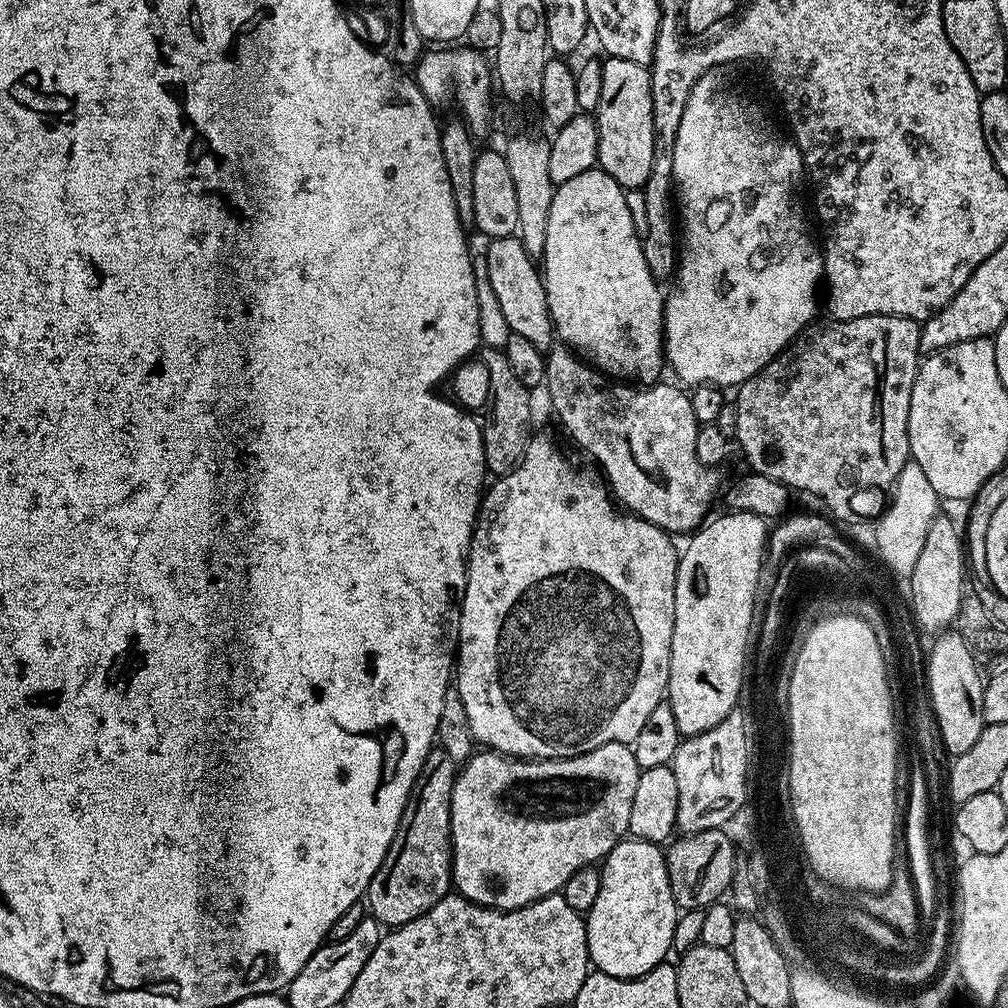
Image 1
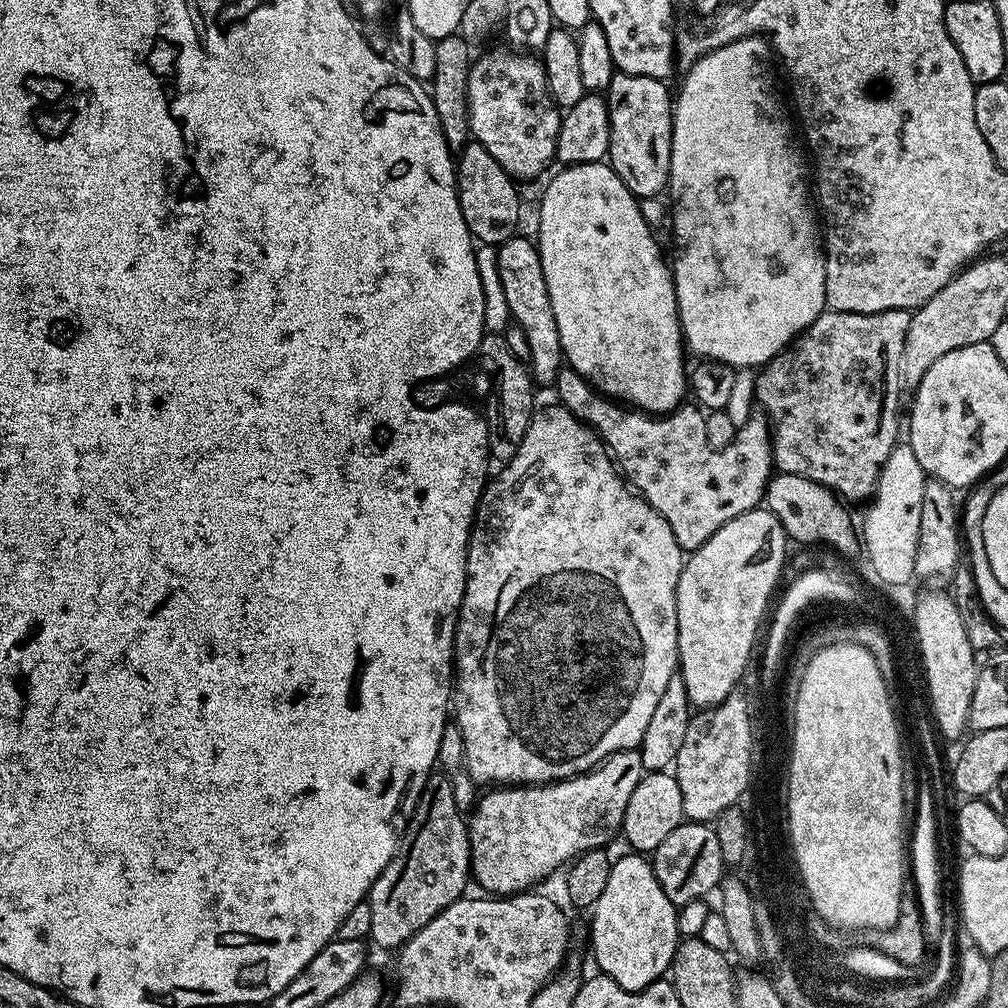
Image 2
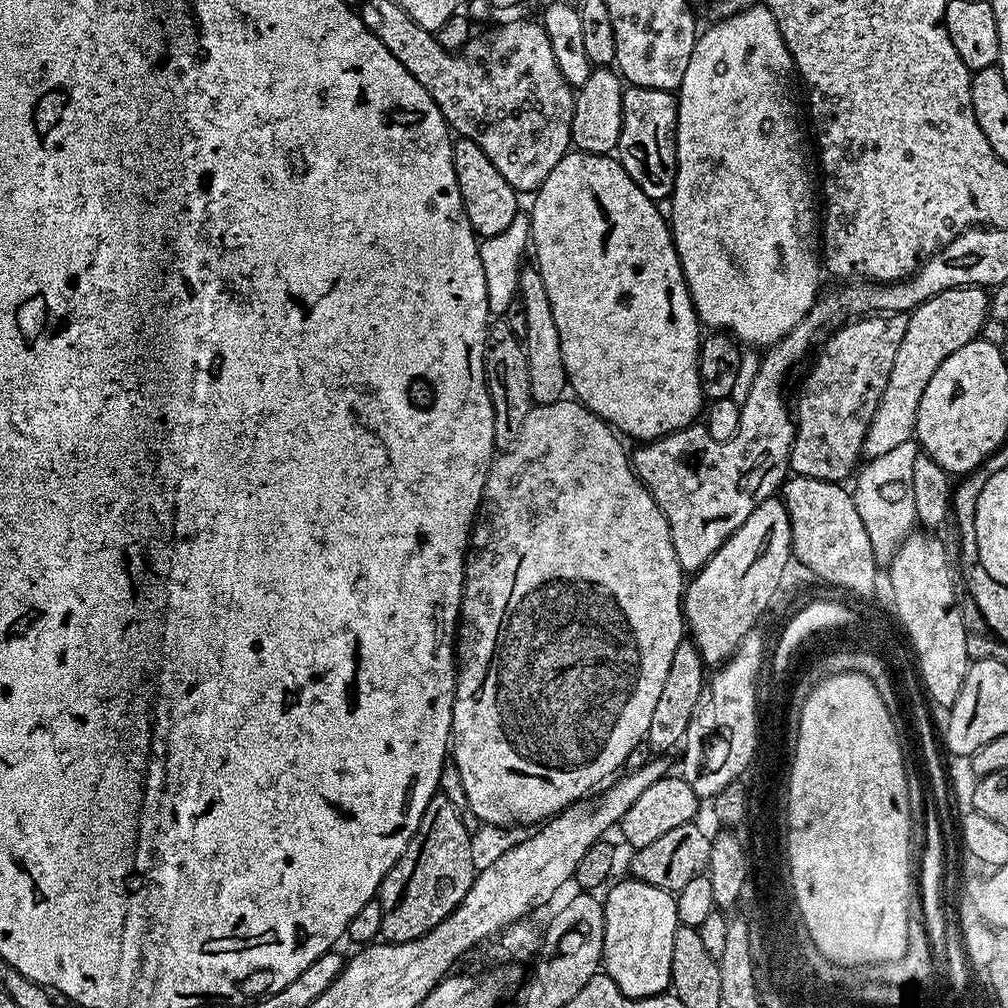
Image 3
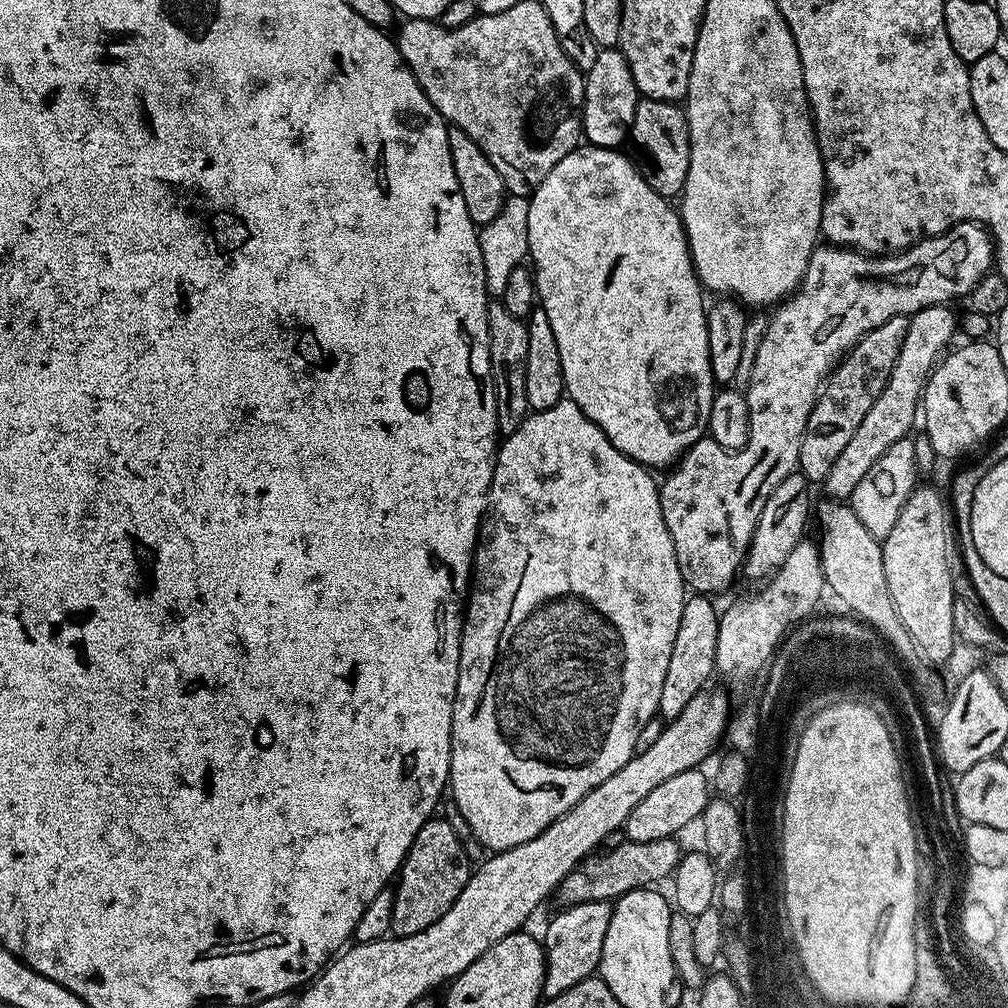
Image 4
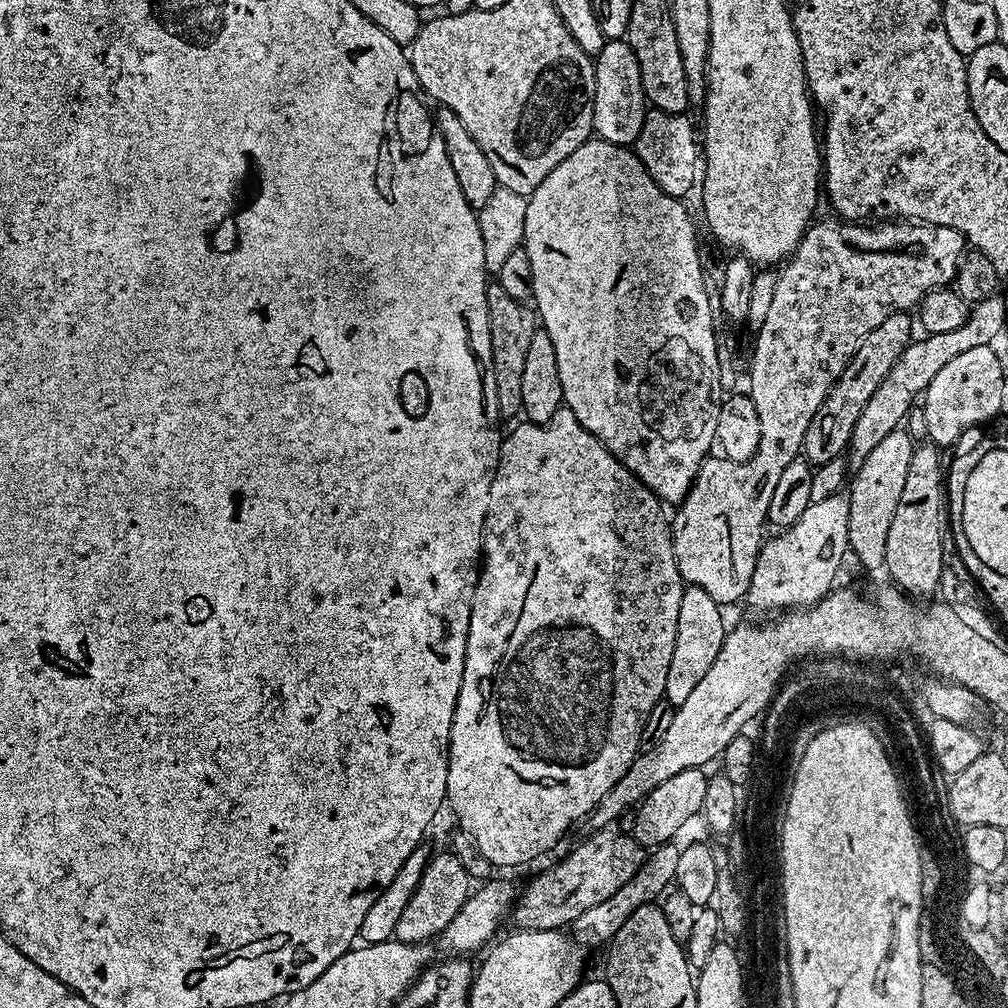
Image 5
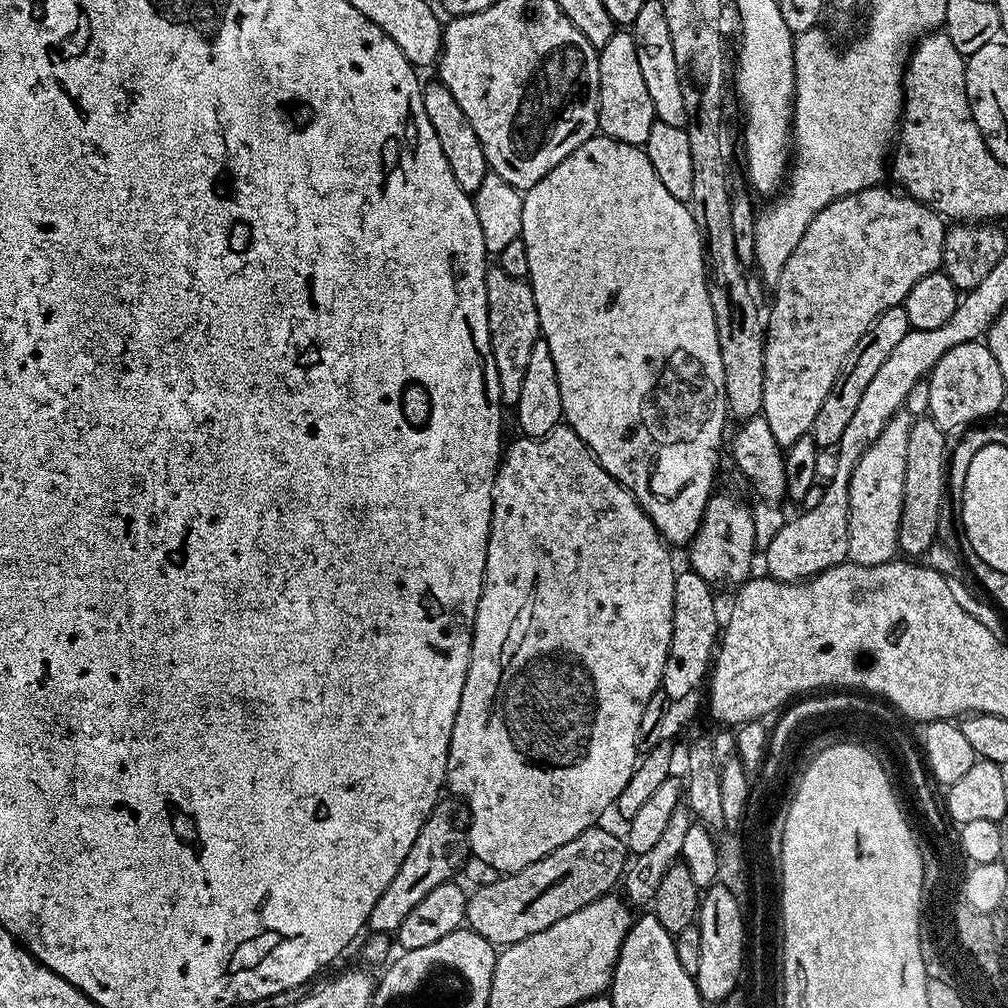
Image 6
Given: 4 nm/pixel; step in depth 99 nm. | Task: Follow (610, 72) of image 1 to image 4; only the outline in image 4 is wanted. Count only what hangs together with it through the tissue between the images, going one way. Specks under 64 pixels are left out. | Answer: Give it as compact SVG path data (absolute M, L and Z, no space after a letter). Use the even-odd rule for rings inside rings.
M641 98L634 110L630 145L636 151L634 163L646 182L658 195L676 198L684 191L686 174L690 170L688 117L679 103Z

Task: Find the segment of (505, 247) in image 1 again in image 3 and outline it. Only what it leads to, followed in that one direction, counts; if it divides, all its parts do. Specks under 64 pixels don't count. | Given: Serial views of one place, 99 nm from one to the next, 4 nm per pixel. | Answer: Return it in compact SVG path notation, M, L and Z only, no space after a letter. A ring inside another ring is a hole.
M521 267L518 302L526 314L526 334L522 339L524 348L528 351L532 403L533 405L553 404L565 395L568 388L568 375L566 366L562 362L562 342L558 338L558 326L554 323L554 310L550 310L550 298L546 295L546 282L542 282L539 268Z

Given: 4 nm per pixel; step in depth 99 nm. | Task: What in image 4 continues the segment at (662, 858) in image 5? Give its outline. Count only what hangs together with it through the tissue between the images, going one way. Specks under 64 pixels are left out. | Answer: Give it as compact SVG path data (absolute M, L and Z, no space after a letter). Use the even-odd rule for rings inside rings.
M607 900L582 902L565 907L548 924L542 935L544 949L544 991L551 998L578 986L599 969L602 958L602 942L606 942L606 929L610 927L613 905Z

